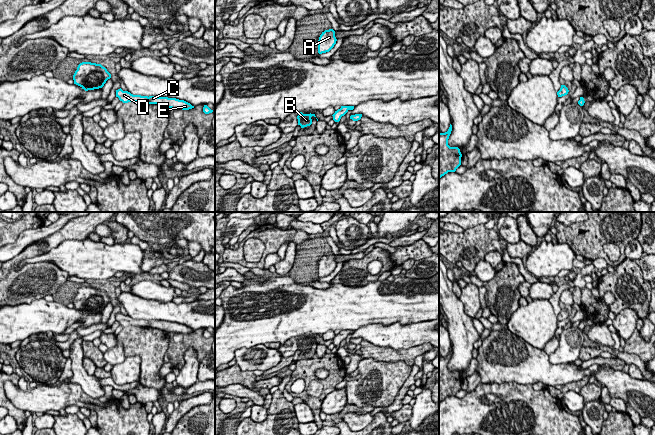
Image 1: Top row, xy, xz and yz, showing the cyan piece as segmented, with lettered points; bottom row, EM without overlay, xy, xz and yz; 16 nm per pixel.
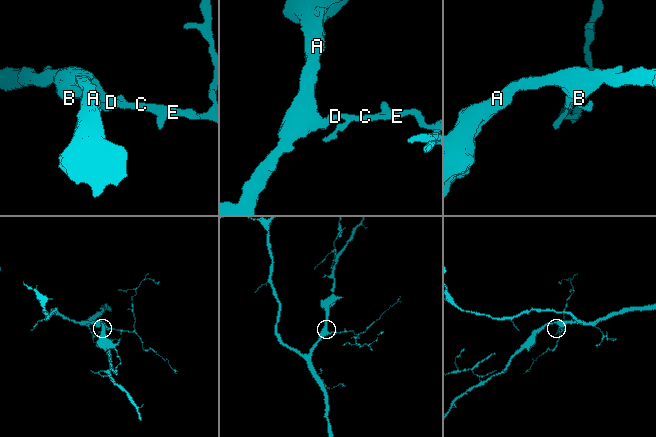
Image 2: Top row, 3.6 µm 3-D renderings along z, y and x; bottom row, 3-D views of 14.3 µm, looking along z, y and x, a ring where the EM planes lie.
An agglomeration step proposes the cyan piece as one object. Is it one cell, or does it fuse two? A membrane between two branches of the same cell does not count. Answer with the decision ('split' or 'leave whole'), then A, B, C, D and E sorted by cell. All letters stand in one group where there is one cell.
leave whole; A B C D E

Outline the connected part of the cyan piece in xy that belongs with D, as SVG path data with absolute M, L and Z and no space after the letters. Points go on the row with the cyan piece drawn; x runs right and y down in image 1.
M121 88L116 90L116 97L118 97L119 100L122 101L123 103L136 102L146 104L157 104L165 108L182 109L182 110L189 110L194 108L194 106L192 106L190 103L184 100L168 97L158 97L158 96L148 97L141 95L133 95L128 91L123 91Z

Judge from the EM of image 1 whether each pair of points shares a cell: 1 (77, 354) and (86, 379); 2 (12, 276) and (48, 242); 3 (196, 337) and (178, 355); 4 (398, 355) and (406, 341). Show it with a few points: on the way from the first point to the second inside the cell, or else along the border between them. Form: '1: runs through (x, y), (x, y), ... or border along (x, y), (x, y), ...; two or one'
1: runs through (77, 360), (77, 368), (80, 373); one
2: runs through (13, 264), (21, 256), (36, 247); one
3: runs through (191, 340), (180, 350); one
4: border along (426, 342), (403, 349); two

